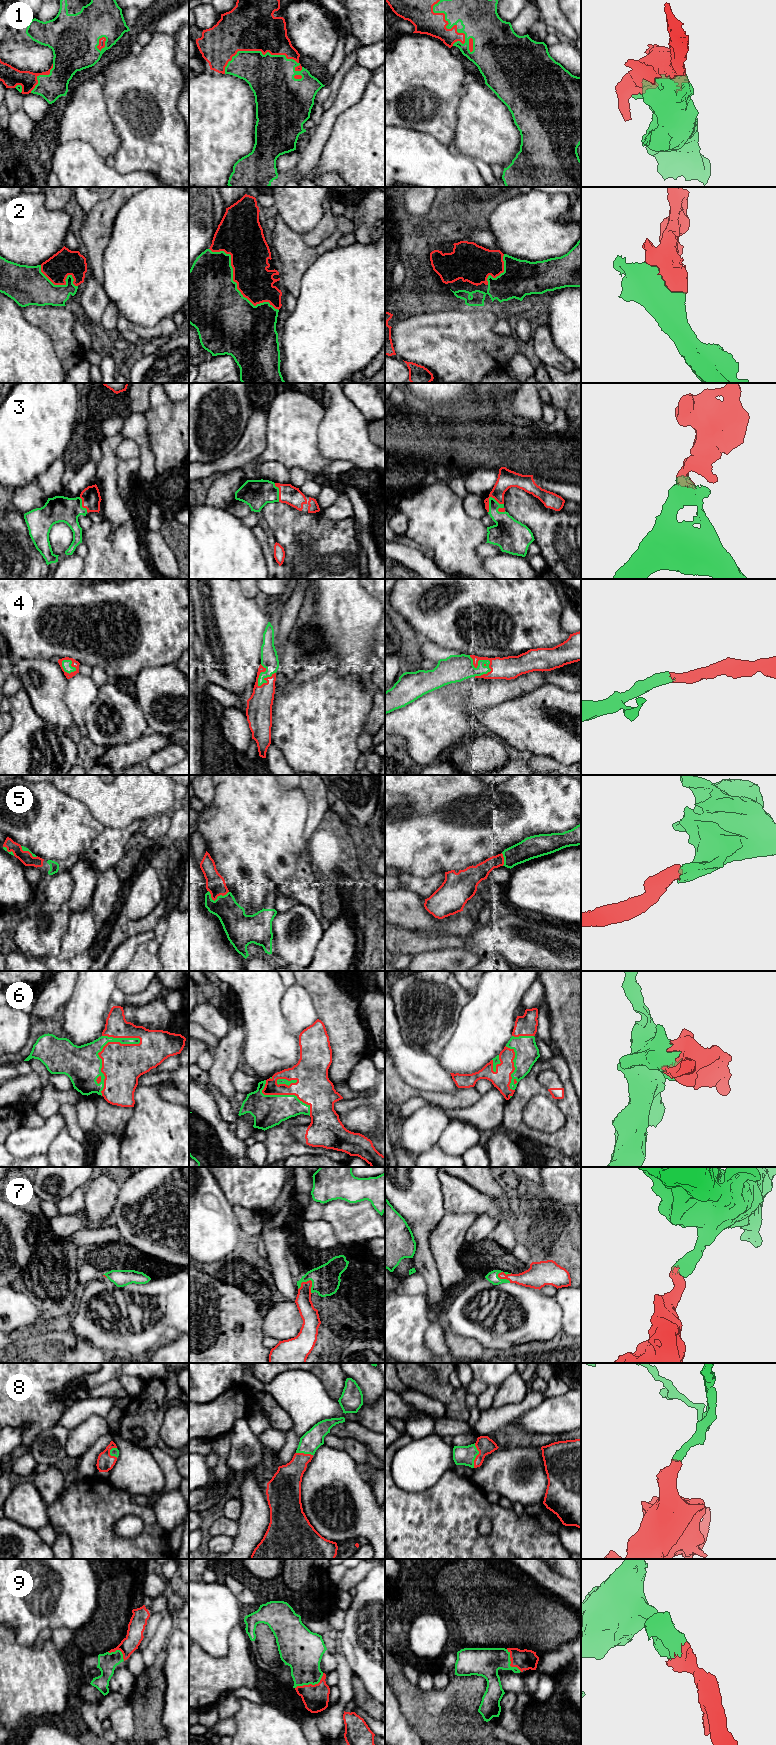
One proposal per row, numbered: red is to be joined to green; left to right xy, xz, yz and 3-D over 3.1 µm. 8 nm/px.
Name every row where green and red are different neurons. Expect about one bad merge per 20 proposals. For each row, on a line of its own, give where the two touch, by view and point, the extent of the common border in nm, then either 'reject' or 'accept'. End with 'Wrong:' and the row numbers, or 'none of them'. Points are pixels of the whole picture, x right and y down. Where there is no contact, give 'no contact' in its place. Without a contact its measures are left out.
1: contact xz (265, 54); length 650 nm; accept
2: contact xz (235, 282); length 750 nm; accept
3: contact yz (489, 498); length 150 nm; accept
4: contact yz (479, 660); length 220 nm; accept
5: contact xz (217, 898); length 170 nm; accept
6: contact xy (100, 1051); length 550 nm; accept
7: contact xz (303, 1281); length 140 nm; accept
8: contact yz (477, 1454); length 200 nm; accept
9: contact xz (311, 1683); length 260 nm; accept
Wrong: none of them

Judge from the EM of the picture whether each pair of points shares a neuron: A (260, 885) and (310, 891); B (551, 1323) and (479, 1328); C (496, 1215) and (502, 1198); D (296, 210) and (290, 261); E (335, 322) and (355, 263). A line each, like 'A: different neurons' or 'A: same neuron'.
A: different neurons
B: same neuron
C: different neurons
D: different neurons
E: same neuron

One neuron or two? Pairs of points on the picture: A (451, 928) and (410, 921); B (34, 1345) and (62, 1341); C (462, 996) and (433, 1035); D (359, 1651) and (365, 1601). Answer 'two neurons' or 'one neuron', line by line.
A: one neuron
B: one neuron
C: one neuron
D: one neuron

